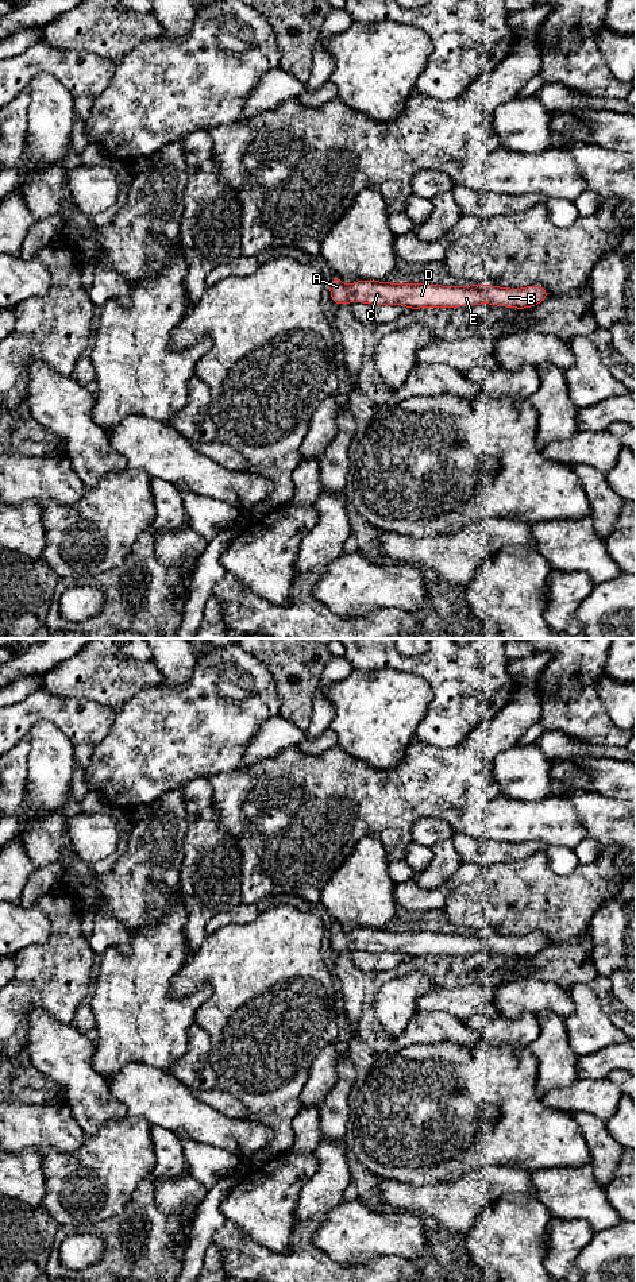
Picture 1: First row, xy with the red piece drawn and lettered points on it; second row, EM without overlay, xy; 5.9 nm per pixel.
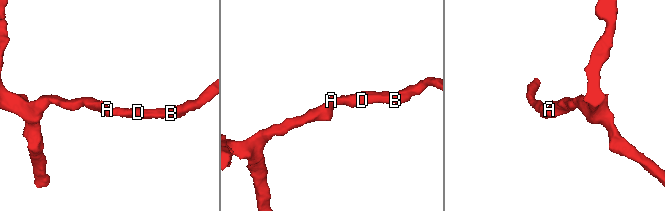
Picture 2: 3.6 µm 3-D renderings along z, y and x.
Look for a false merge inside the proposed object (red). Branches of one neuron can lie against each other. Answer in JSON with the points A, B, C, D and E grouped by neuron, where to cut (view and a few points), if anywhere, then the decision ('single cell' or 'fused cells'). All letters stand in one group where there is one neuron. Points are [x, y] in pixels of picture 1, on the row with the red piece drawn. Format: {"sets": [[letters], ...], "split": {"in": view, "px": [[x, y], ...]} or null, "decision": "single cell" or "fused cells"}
{"sets": [["A", "B", "C", "D", "E"]], "split": null, "decision": "single cell"}

